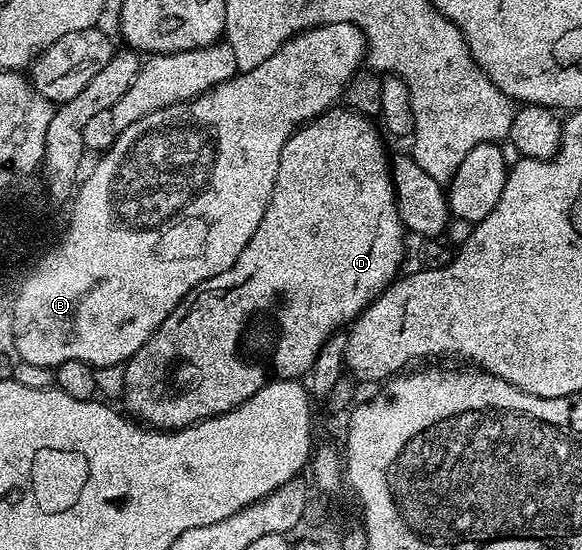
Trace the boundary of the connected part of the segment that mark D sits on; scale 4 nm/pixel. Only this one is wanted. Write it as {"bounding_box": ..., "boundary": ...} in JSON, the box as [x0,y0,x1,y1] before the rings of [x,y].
{"bounding_box":[121,108,405,432],"boundary":[[[332,108],[326,114],[320,114],[314,120],[300,125],[281,148],[267,211],[261,224],[257,224],[257,230],[253,232],[249,244],[245,244],[241,256],[237,256],[235,263],[225,272],[208,278],[202,286],[179,302],[177,308],[173,308],[170,316],[155,329],[153,336],[145,345],[133,357],[127,359],[123,370],[121,406],[124,406],[122,409],[132,419],[159,432],[174,432],[190,426],[192,422],[201,422],[204,418],[216,418],[219,414],[236,410],[241,403],[249,401],[258,390],[270,385],[271,382],[302,379],[332,334],[342,331],[344,327],[354,322],[365,307],[375,301],[395,281],[400,273],[399,261],[403,258],[405,227],[399,221],[399,209],[395,203],[395,183],[391,180],[389,157],[387,158],[386,152],[383,151],[384,135],[382,133],[379,135],[375,131],[375,122],[370,117],[363,117],[352,109],[339,109]]]}

